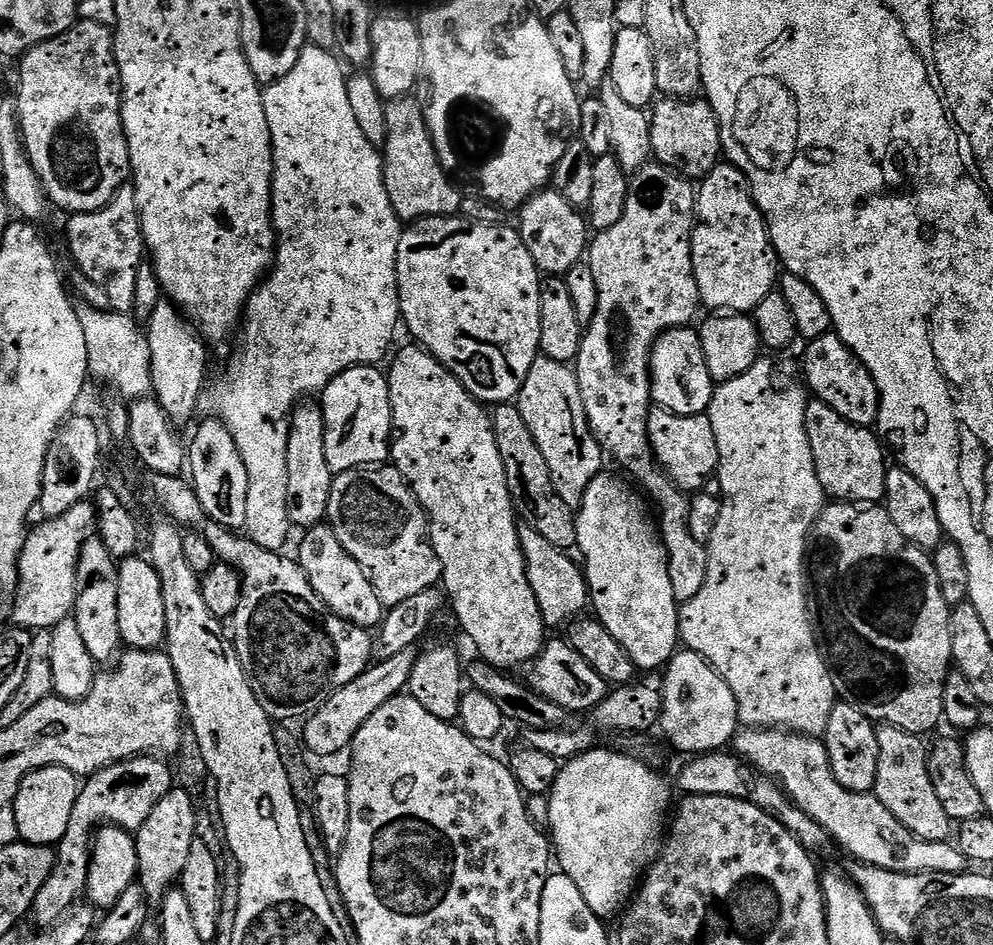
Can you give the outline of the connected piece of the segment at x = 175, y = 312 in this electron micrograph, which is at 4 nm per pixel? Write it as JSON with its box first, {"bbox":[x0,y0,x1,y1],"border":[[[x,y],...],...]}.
{"bbox":[146,298,208,430],"border":[[[161,298],[154,307],[154,312],[147,320],[146,331],[150,346],[151,393],[162,410],[166,410],[173,427],[184,430],[195,418],[196,406],[204,390],[204,374],[208,370],[208,358],[203,348],[205,345],[201,337],[186,323],[181,309],[167,298]]]}

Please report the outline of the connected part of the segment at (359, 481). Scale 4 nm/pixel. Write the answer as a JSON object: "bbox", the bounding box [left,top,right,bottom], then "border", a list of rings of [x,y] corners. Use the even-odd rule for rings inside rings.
{"bbox":[326,466,444,609],"border":[[[395,466],[355,468],[335,473],[326,520],[334,534],[338,534],[338,542],[346,546],[346,554],[364,568],[385,609],[398,606],[398,602],[406,602],[406,598],[413,594],[422,594],[422,590],[430,590],[441,583],[444,567],[428,538],[428,515]]]}

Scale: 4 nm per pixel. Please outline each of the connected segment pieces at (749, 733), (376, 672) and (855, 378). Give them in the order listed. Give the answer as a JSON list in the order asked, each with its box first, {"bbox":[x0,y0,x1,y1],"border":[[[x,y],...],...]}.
[{"bbox":[734,727,970,874],"border":[[[745,727],[737,731],[734,737],[734,752],[741,760],[746,760],[752,767],[757,768],[762,775],[775,780],[784,789],[784,793],[792,799],[792,803],[799,806],[806,814],[810,814],[810,818],[814,818],[835,843],[837,840],[853,856],[851,858],[853,861],[906,874],[922,874],[923,872],[960,874],[967,869],[964,867],[969,867],[970,862],[961,854],[955,843],[926,842],[910,834],[910,830],[906,830],[906,826],[902,826],[902,822],[898,822],[898,818],[894,818],[894,814],[890,814],[890,810],[882,806],[882,802],[875,794],[846,790],[846,786],[842,786],[842,782],[834,778],[834,770],[830,766],[830,754],[826,750],[823,739],[803,736],[801,732],[791,730]]]},{"bbox":[302,644,422,756],"border":[[[420,644],[406,646],[398,654],[377,659],[354,682],[346,682],[333,696],[329,696],[327,702],[319,710],[312,713],[303,721],[302,744],[309,753],[317,752],[320,756],[332,756],[351,745],[352,739],[358,734],[360,727],[379,710],[386,706],[395,696],[401,695],[407,689],[410,682],[410,674],[414,674],[414,666],[418,662],[422,648]]]},{"bbox":[802,334,880,428],"border":[[[829,334],[807,341],[804,352],[802,380],[815,399],[826,402],[830,410],[838,410],[842,418],[860,428],[872,428],[880,418],[880,387],[874,382],[872,372],[848,348],[848,341],[839,334]]]}]

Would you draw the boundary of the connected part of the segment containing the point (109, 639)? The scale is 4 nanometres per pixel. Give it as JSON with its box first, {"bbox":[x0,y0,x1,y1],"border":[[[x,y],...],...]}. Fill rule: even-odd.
{"bbox":[73,538,121,662],"border":[[[90,538],[82,546],[78,564],[76,566],[76,602],[73,615],[80,635],[93,659],[102,662],[115,657],[121,645],[120,631],[118,630],[118,561],[106,550],[106,546],[98,538]]]}

